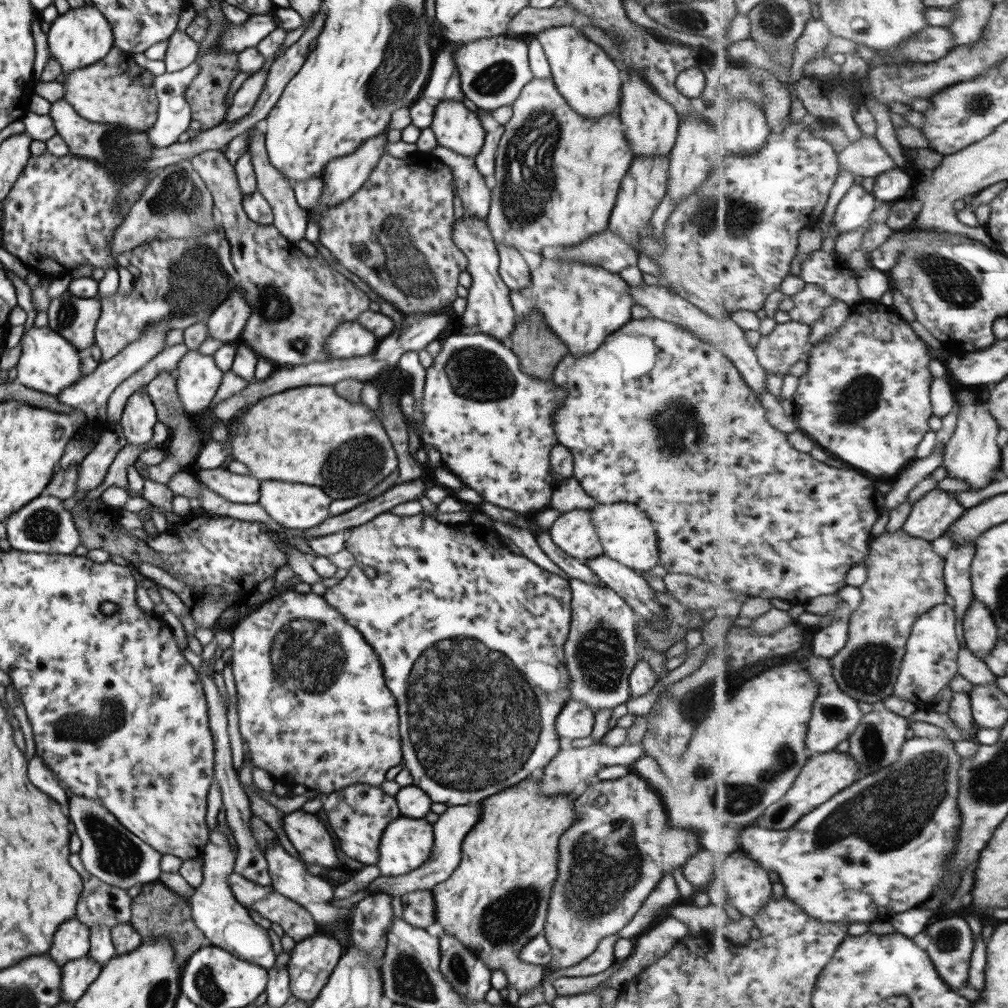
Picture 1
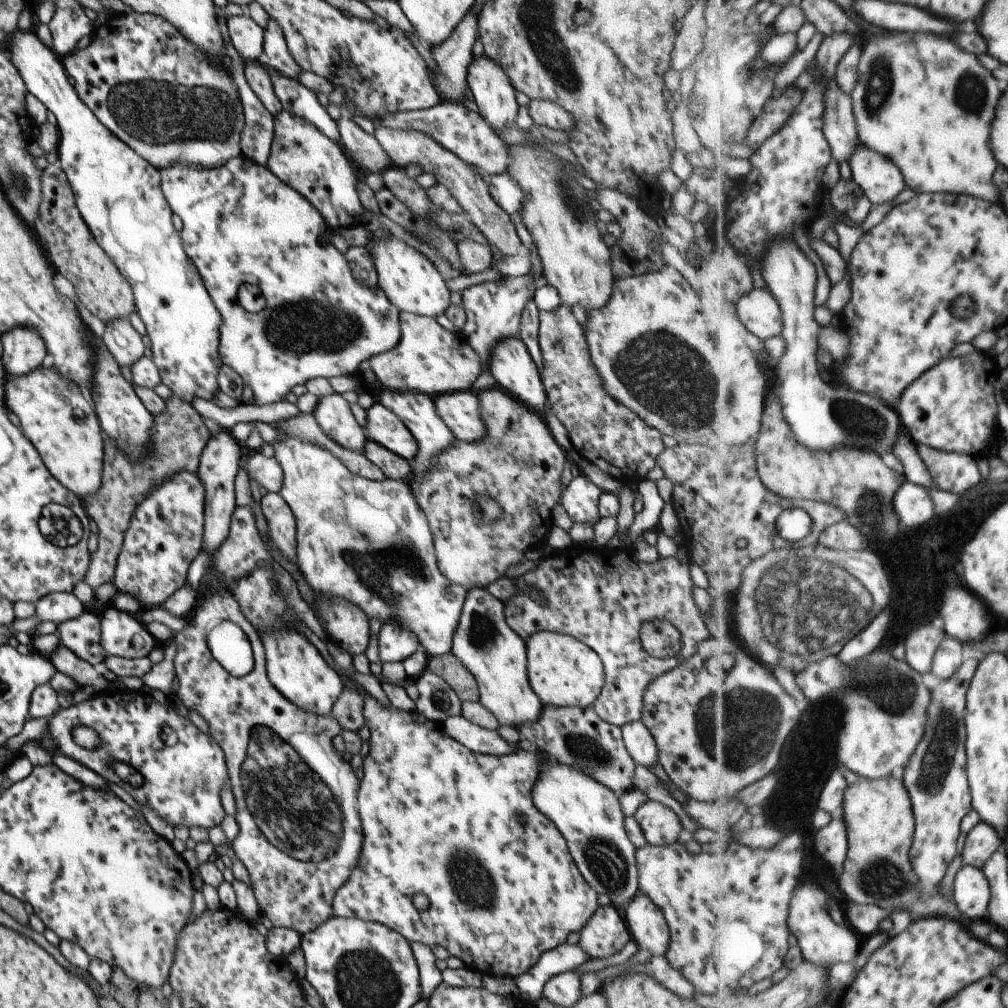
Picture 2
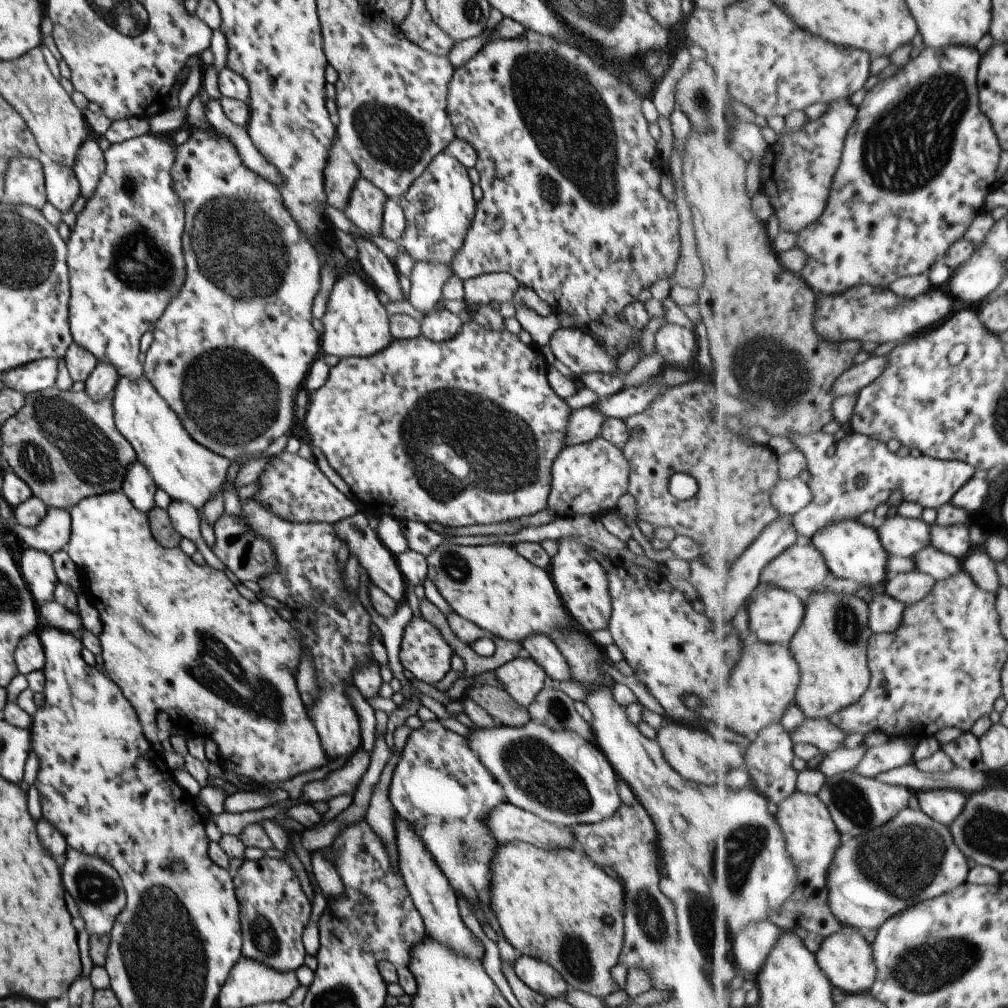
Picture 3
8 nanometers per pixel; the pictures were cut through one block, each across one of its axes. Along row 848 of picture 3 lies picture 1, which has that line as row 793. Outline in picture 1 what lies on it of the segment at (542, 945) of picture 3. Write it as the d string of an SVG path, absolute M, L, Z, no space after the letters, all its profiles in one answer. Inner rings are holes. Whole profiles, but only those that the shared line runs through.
M531 775L530 778L523 780L523 782L511 786L511 788L505 788L502 791L497 792L497 794L488 796L478 802L478 811L480 813L478 814L476 823L462 840L459 864L450 872L450 875L445 880L441 881L439 884L434 884L433 888L430 890L433 893L435 923L440 924L445 934L457 937L458 941L461 941L461 944L464 944L468 949L471 949L477 955L477 958L480 958L485 963L485 966L490 968L490 971L493 969L502 970L507 977L507 987L515 987L519 995L530 991L544 976L544 966L523 962L518 958L518 950L530 938L543 932L543 923L545 922L547 914L548 900L556 874L558 873L559 835L563 834L576 819L574 798L569 798L568 794L537 794L537 789L539 789L539 780L535 780L535 775Z

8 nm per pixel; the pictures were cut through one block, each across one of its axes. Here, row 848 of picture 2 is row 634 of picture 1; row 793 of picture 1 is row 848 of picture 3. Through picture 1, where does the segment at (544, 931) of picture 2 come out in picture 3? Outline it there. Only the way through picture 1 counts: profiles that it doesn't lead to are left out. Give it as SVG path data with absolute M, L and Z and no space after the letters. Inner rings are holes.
M437 719L422 722L405 740L390 779L388 800L396 816L407 821L434 864L439 866L454 896L467 901L480 926L489 924L484 909L490 910L490 862L498 844L486 828L486 816L507 802L502 787L471 751L468 740L446 730Z

